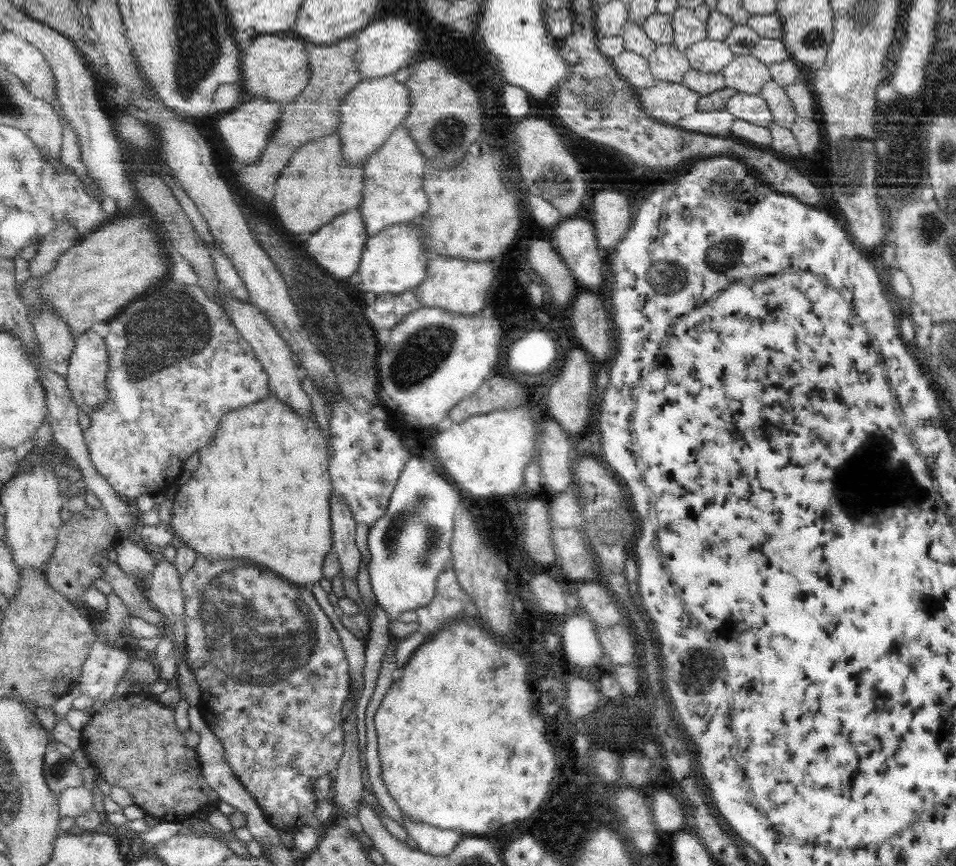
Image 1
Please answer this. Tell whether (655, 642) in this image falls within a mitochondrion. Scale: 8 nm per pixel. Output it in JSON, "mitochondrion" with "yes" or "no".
{"mitochondrion":"no"}

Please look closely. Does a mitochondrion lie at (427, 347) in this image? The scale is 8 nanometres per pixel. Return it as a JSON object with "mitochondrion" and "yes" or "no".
{"mitochondrion":"yes"}

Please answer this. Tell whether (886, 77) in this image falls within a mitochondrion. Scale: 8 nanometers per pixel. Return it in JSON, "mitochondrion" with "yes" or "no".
{"mitochondrion":"no"}

